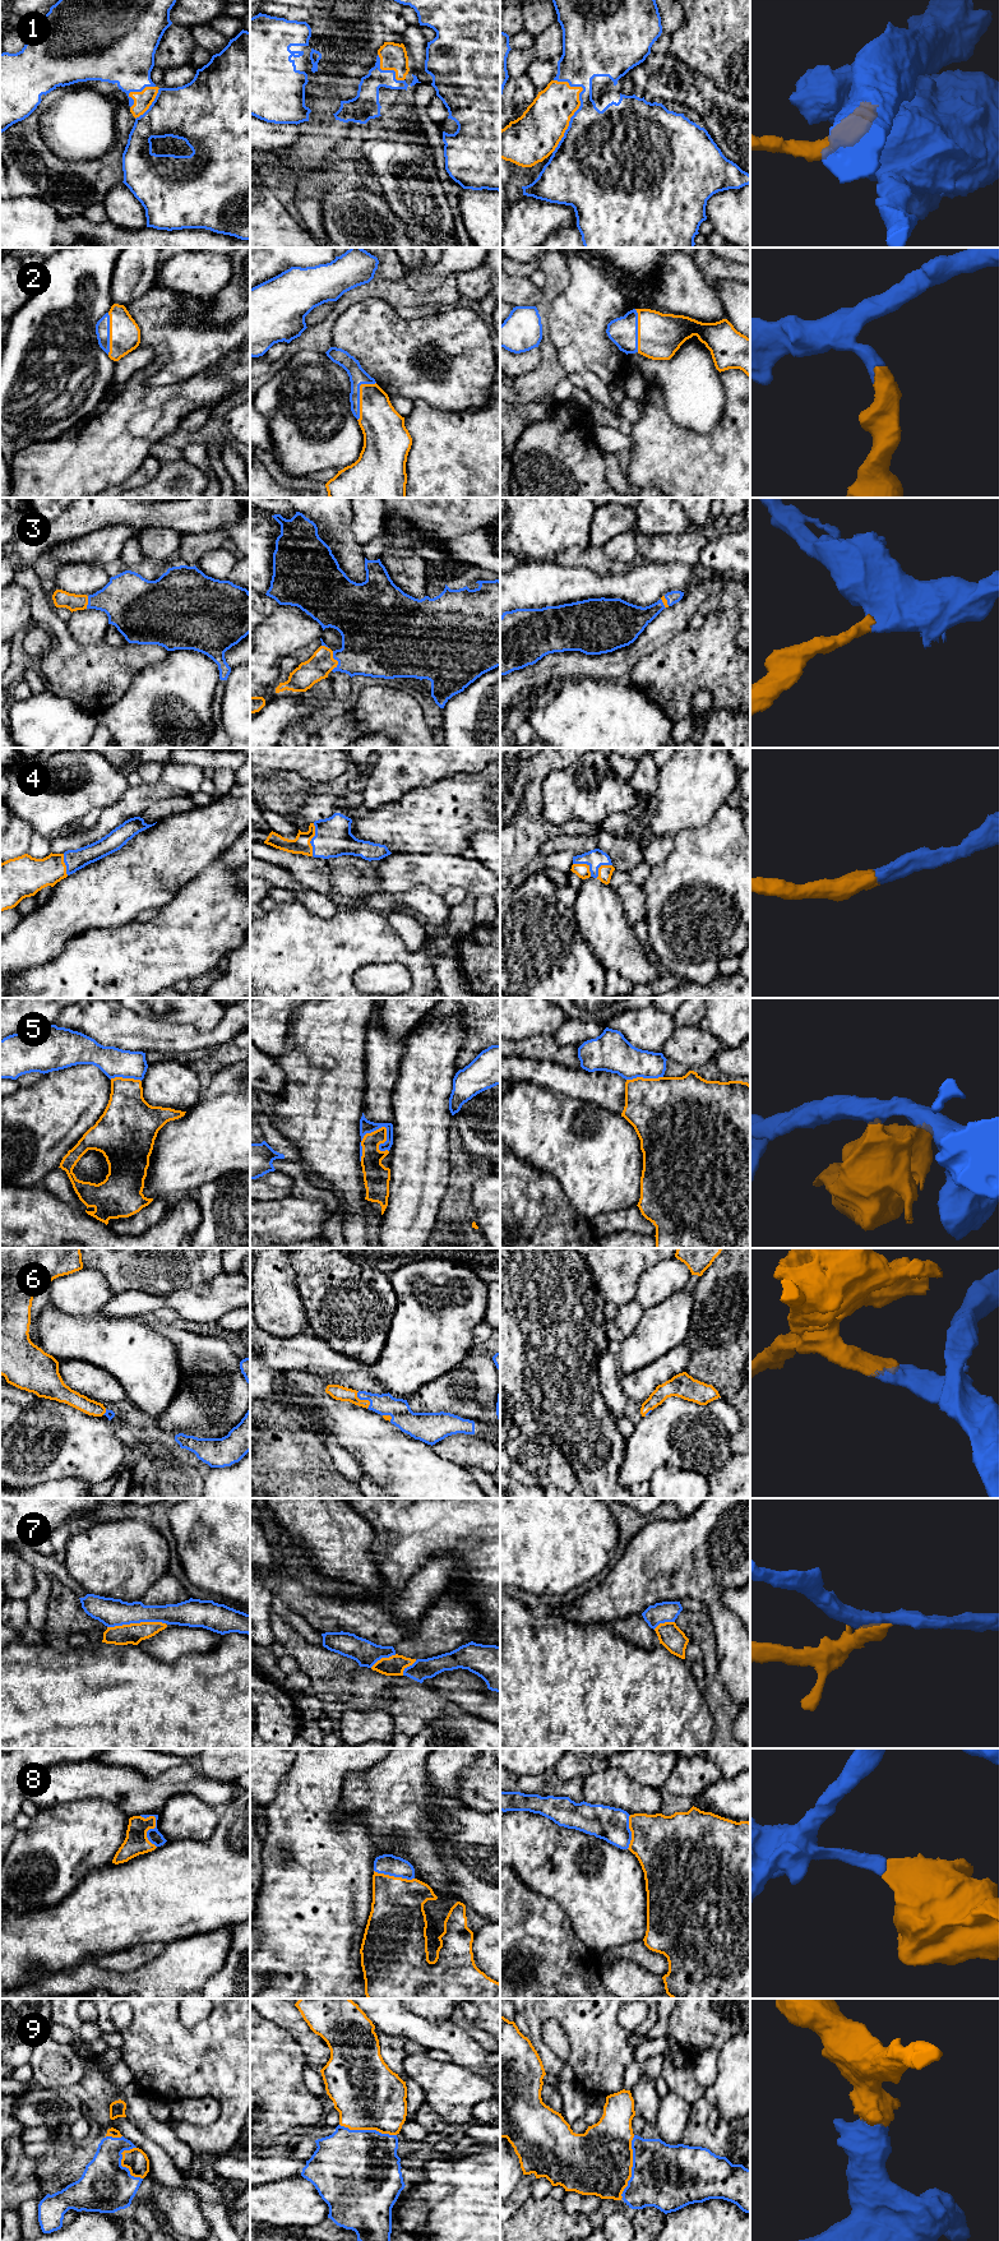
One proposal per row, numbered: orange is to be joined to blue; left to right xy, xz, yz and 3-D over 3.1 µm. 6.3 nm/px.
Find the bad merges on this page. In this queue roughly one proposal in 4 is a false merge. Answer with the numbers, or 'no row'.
5, 7

